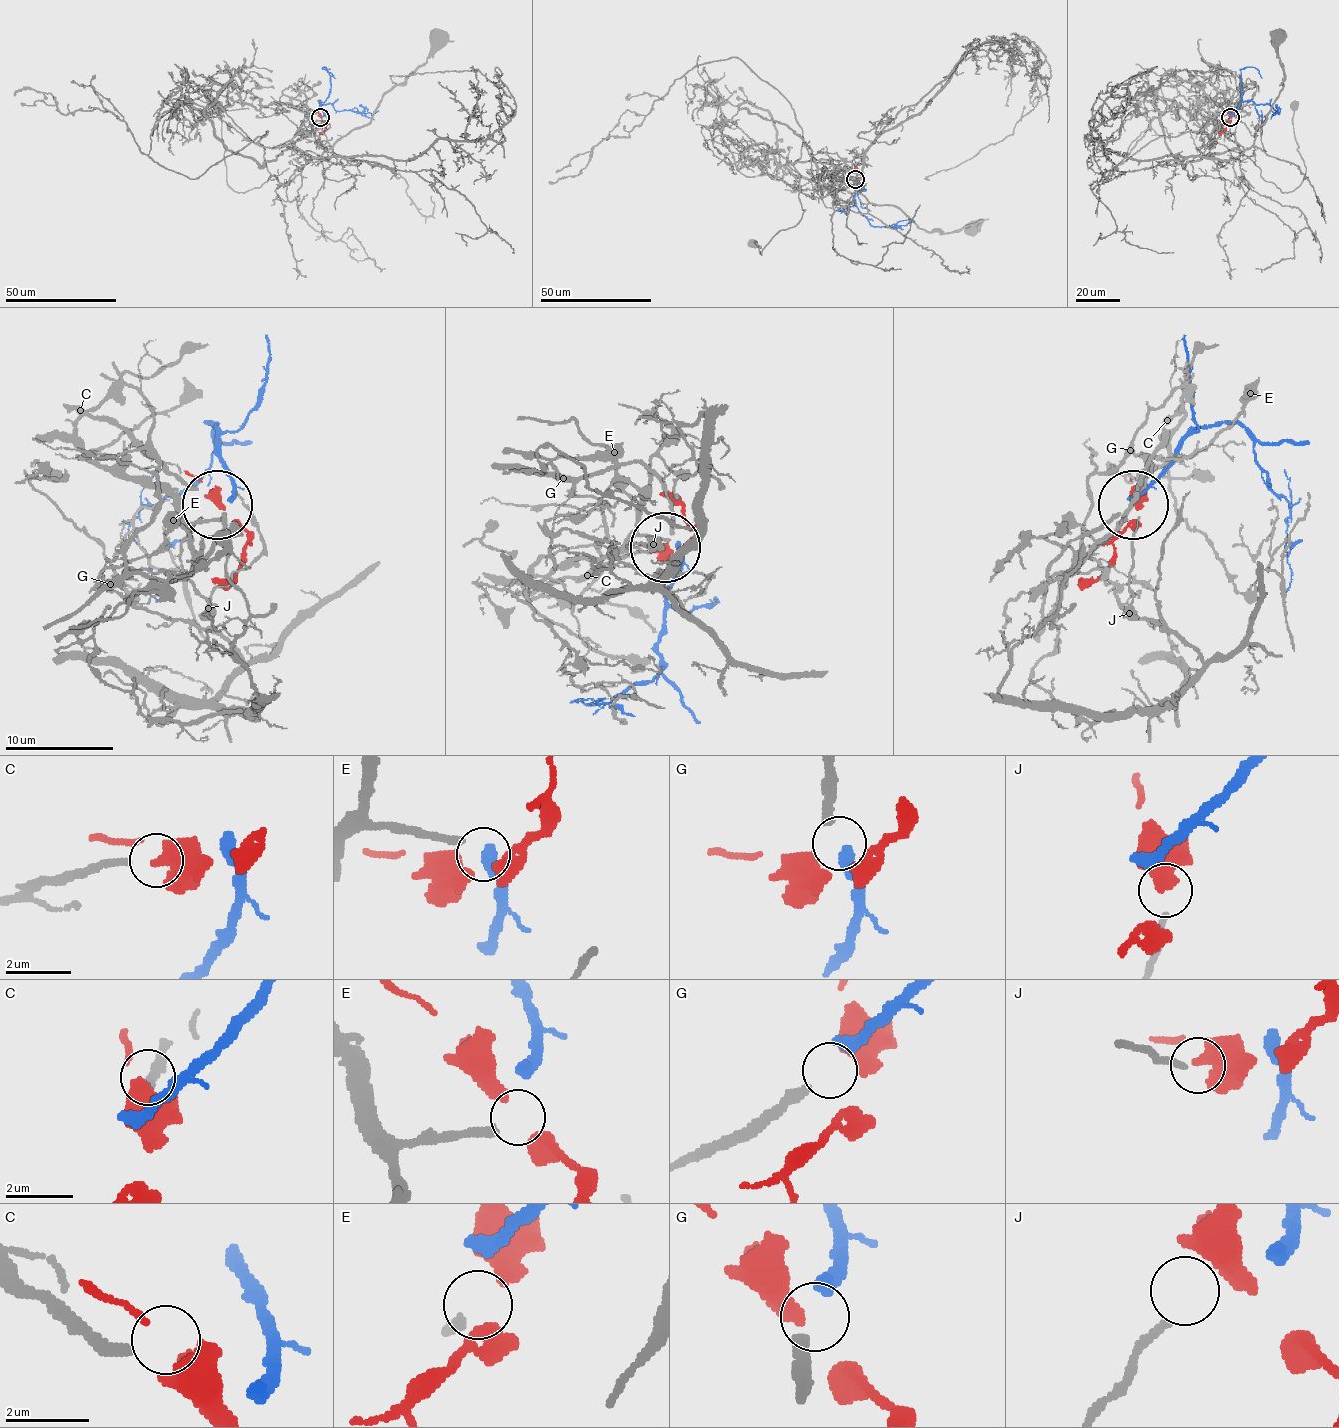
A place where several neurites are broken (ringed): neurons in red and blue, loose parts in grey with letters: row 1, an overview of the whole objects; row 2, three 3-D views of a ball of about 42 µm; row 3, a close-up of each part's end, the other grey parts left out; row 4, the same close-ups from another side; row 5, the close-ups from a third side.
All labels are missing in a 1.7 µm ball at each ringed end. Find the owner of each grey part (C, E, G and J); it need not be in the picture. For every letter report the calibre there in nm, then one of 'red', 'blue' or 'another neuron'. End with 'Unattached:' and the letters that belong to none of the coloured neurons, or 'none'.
C: 260 nm thick; another neuron
E: 240 nm thick; red
G: 320 nm thick; blue
J: 190 nm thick; another neuron
Unattached: C, J

